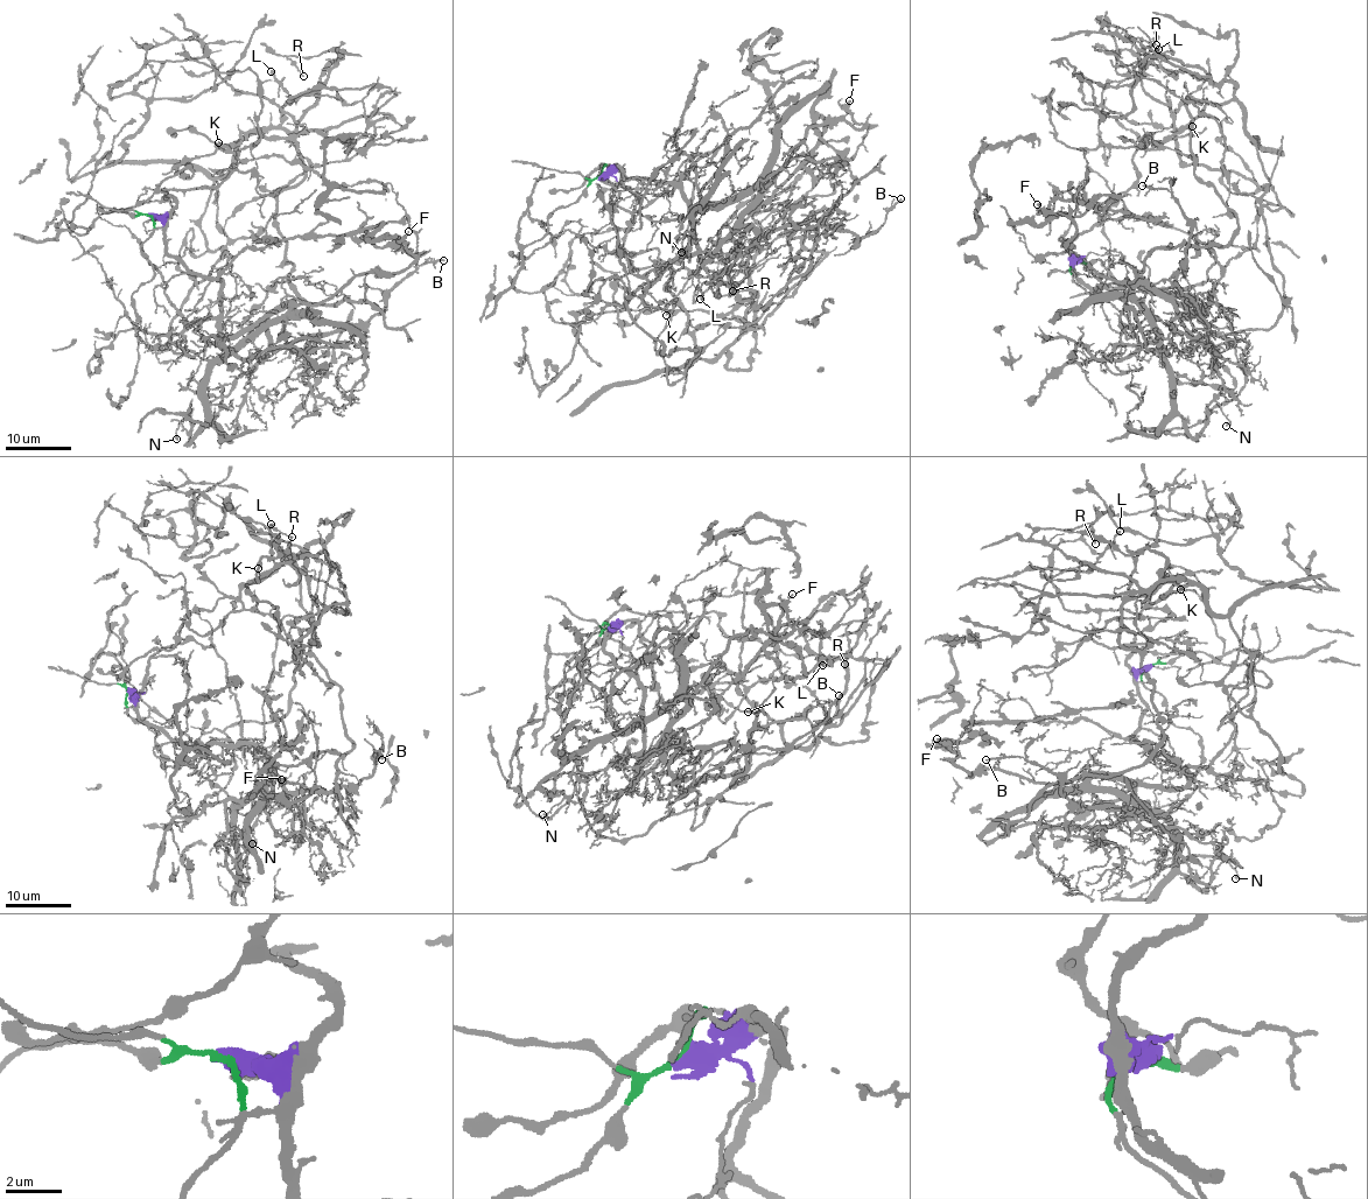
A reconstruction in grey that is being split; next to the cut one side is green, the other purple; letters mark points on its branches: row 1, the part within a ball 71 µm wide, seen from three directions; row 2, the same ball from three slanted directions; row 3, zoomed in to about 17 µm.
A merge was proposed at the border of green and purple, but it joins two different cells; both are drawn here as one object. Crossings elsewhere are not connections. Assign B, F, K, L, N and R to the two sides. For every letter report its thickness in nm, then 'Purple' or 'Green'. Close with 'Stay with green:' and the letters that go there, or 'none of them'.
B: Thickness 180 nm. Purple
F: Thickness 150 nm. Purple
K: Thickness 130 nm. Green
L: Thickness 280 nm. Green
N: Thickness 180 nm. Purple
R: Thickness 110 nm. Green
Stay with green: K, L, R

